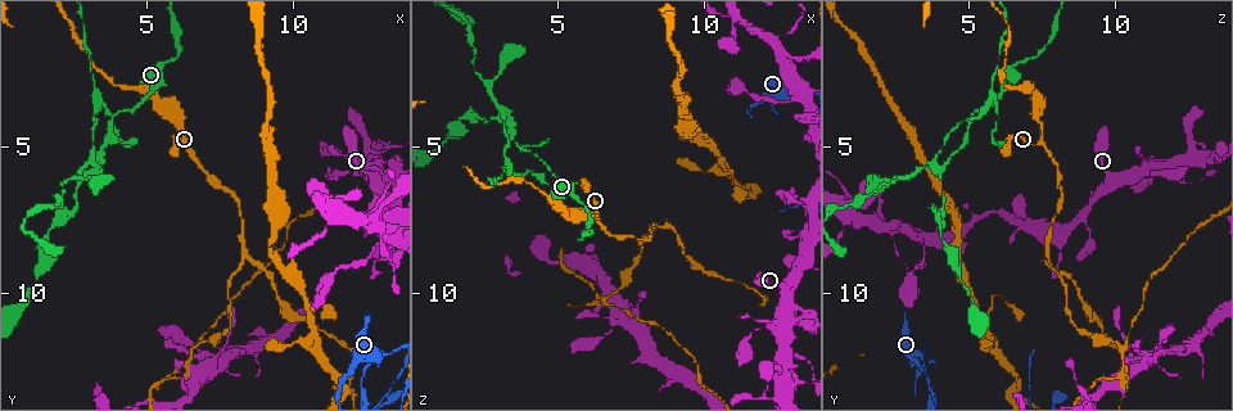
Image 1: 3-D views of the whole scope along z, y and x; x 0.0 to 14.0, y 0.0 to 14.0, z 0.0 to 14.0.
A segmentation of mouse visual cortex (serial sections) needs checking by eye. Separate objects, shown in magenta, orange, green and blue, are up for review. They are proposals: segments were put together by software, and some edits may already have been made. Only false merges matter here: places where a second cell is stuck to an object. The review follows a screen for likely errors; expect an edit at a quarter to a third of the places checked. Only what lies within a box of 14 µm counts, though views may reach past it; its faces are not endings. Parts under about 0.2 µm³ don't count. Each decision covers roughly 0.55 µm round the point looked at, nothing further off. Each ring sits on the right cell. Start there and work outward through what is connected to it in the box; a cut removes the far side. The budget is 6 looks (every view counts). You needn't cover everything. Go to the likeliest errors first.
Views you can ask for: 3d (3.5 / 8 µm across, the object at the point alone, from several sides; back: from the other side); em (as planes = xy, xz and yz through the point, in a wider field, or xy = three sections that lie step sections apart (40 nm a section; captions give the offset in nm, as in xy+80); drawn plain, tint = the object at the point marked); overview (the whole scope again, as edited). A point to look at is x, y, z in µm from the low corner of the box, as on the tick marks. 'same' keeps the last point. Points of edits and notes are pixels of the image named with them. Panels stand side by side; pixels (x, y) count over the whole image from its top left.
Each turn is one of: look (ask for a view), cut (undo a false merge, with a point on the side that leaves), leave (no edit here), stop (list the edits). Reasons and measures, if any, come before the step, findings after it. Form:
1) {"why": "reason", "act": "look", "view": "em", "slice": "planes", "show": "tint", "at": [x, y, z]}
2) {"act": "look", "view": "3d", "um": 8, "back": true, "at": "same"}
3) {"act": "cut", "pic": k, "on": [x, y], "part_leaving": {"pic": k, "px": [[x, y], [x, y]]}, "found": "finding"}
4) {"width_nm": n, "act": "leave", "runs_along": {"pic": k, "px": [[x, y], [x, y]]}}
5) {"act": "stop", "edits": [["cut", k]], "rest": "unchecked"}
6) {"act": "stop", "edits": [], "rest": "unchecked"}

{"why": "abrupt turn", "act": "look", "view": "3d", "um": 3.5, "at": [3.2, 5.7, 3.9]}

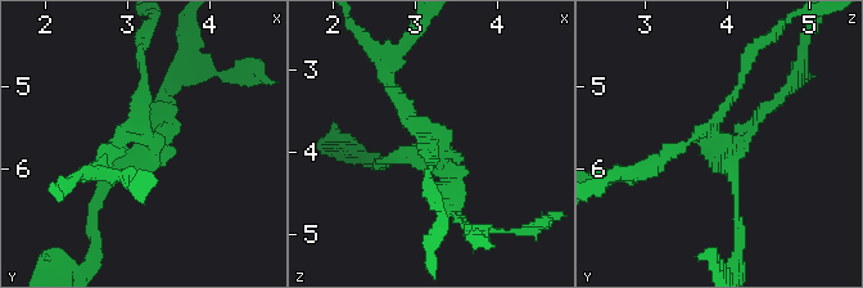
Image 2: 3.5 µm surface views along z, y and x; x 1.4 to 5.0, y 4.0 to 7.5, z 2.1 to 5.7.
{"arms": 4, "arm_widths_nm": [100, 150, 150, 200], "why": "need the tissue", "act": "look", "view": "em", "slice": "xy", "step": 1, "show": "tint", "at": [3.25, 5.75, 4.00]}

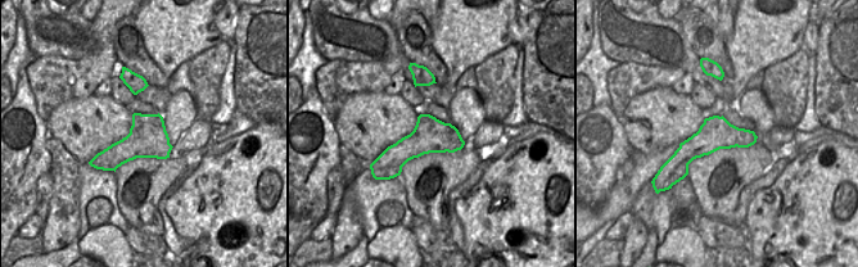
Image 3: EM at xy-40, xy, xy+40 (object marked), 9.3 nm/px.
{"act": "cut", "pic": 2, "on": [402, 104], "part_leaving": {"pic": 2, "px": [[438, 144], [402, 111], [375, 54]]}, "found": "a second cell is stuck on"}

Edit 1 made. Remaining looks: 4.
{"act": "look", "view": "overview"}

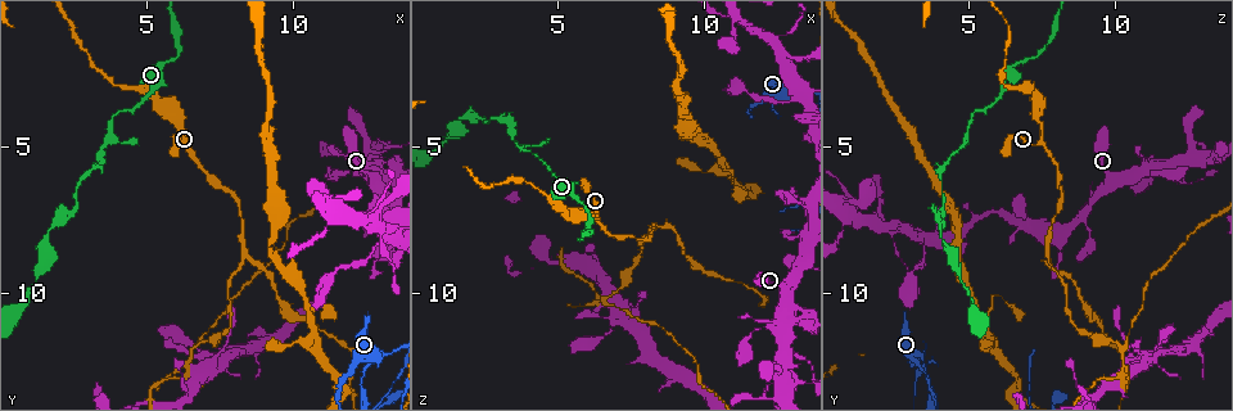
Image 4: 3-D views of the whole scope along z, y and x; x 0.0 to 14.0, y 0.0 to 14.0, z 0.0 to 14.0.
{"why": "three-way junction", "act": "look", "view": "3d", "um": 3.5, "at": [8.2, 8.7, 7.7]}

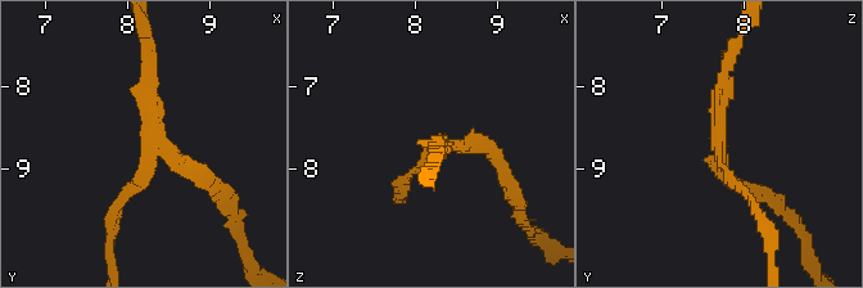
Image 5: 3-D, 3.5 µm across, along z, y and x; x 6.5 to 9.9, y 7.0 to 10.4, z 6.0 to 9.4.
{"act": "look", "view": "em", "slice": "xy", "step": 2, "show": "tint", "at": [8.30, 8.65, 7.70]}

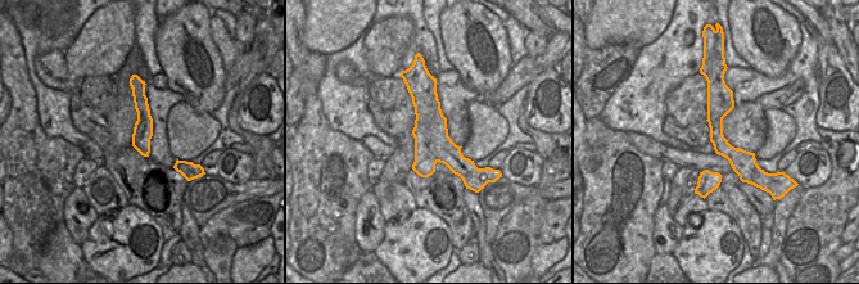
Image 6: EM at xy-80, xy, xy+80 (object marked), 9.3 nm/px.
{"arms": 3, "act": "leave", "runs_along": {"pic": 6, "px": [[421, 85], [430, 136], [466, 180]]}, "found": "all the same cell"}

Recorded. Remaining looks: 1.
{"act": "stop", "edits": [["cut", 2]], "rest": "unchecked"}

